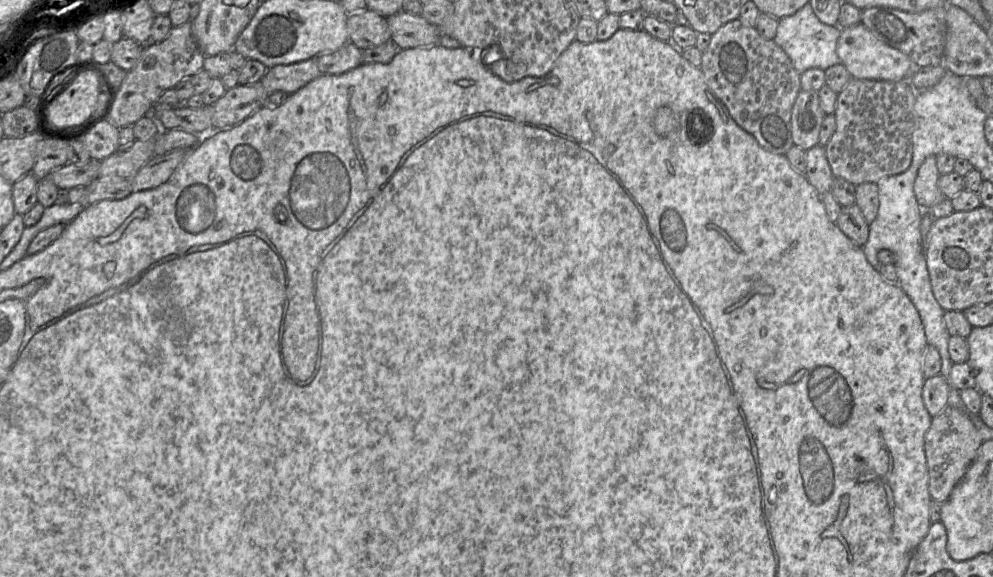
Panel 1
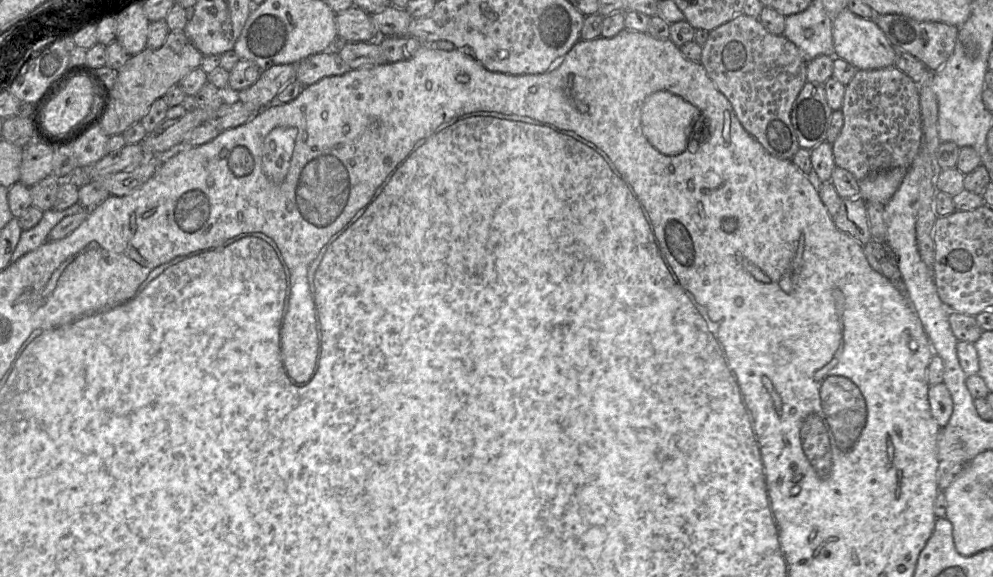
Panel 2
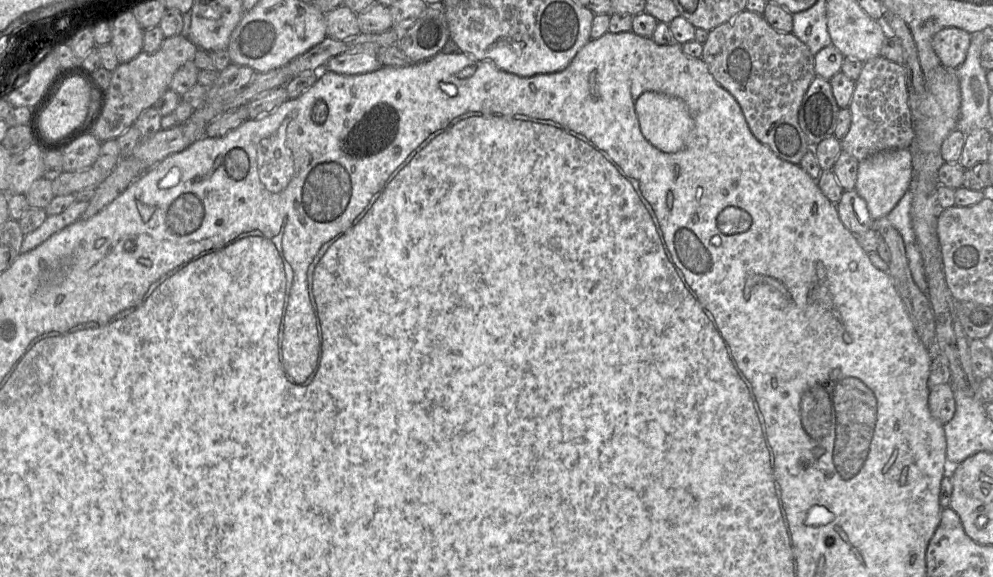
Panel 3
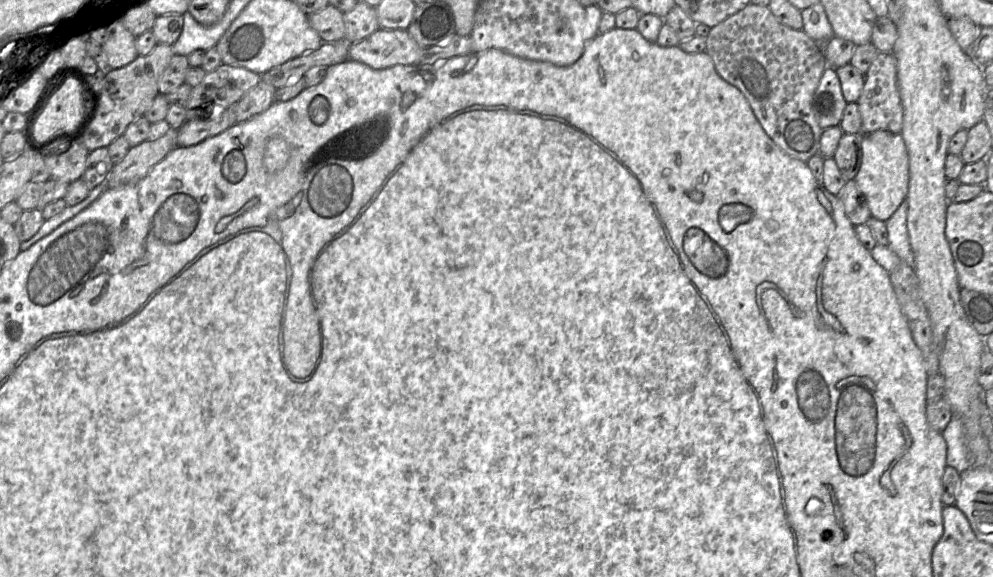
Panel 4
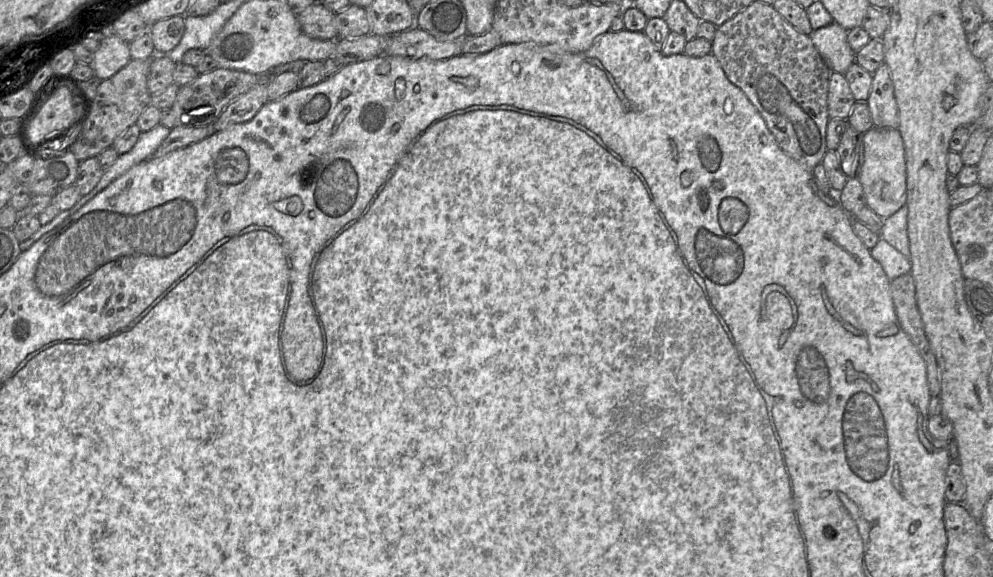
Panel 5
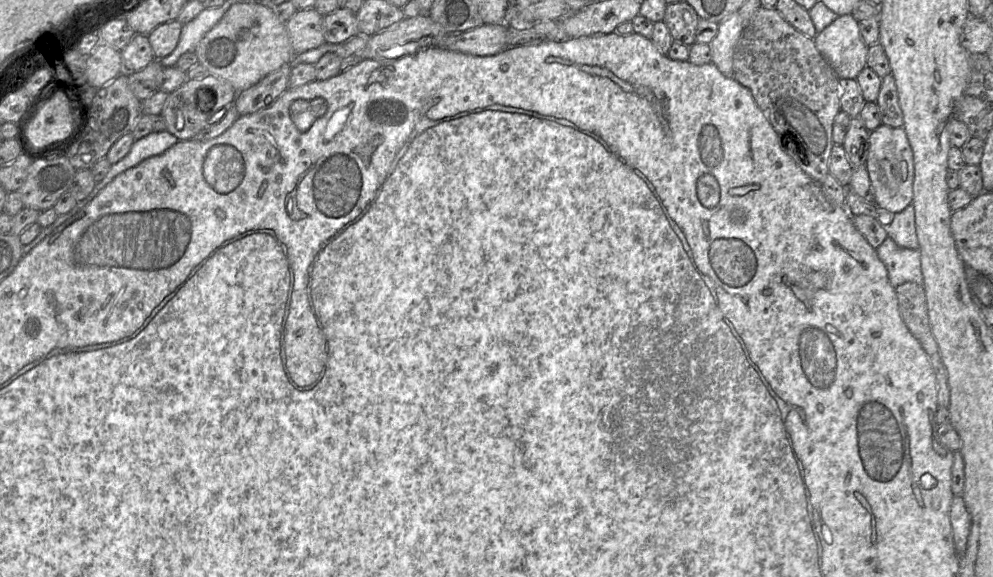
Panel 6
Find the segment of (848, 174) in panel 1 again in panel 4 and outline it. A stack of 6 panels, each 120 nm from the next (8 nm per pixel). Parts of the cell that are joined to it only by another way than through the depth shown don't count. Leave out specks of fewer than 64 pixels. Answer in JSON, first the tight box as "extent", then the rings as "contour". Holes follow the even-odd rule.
{"extent":[856,52,903,135],"contour":[[[879,52],[865,74],[862,93],[856,102],[862,118],[862,135],[878,130],[899,134],[903,126],[903,106],[897,82],[897,60],[892,53]]]}

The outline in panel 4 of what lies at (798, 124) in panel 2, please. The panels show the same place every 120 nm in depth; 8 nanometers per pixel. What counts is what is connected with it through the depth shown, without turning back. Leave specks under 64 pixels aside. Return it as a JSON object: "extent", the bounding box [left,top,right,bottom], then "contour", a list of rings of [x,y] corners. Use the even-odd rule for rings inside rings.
{"extent":[812,67,847,130],"contour":[[[827,67],[814,93],[812,103],[820,127],[825,130],[839,126],[847,104],[836,69]]]}

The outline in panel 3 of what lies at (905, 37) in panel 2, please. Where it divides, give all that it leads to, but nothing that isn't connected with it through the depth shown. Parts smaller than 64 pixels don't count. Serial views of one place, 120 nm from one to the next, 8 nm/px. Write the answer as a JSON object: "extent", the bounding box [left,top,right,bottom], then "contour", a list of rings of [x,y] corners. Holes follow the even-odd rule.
{"extent":[932,27,971,68],"contour":[[[945,27],[932,38],[932,47],[940,64],[957,68],[966,59],[970,46],[971,33],[956,27]]]}

